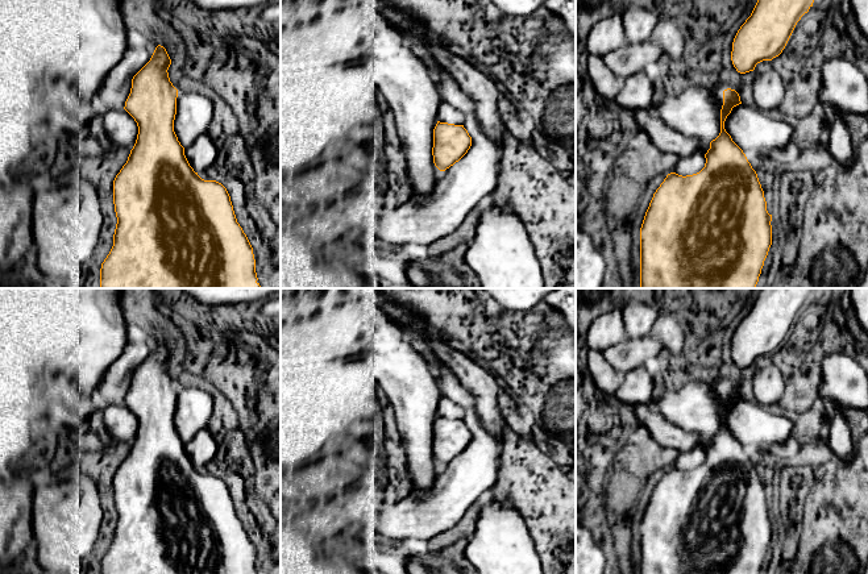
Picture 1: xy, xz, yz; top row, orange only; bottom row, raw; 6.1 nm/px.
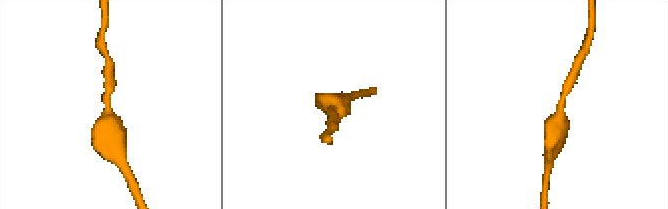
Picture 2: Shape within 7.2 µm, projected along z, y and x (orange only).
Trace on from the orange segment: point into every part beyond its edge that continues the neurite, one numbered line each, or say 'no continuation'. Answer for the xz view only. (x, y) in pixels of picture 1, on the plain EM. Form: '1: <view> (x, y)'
no continuation

